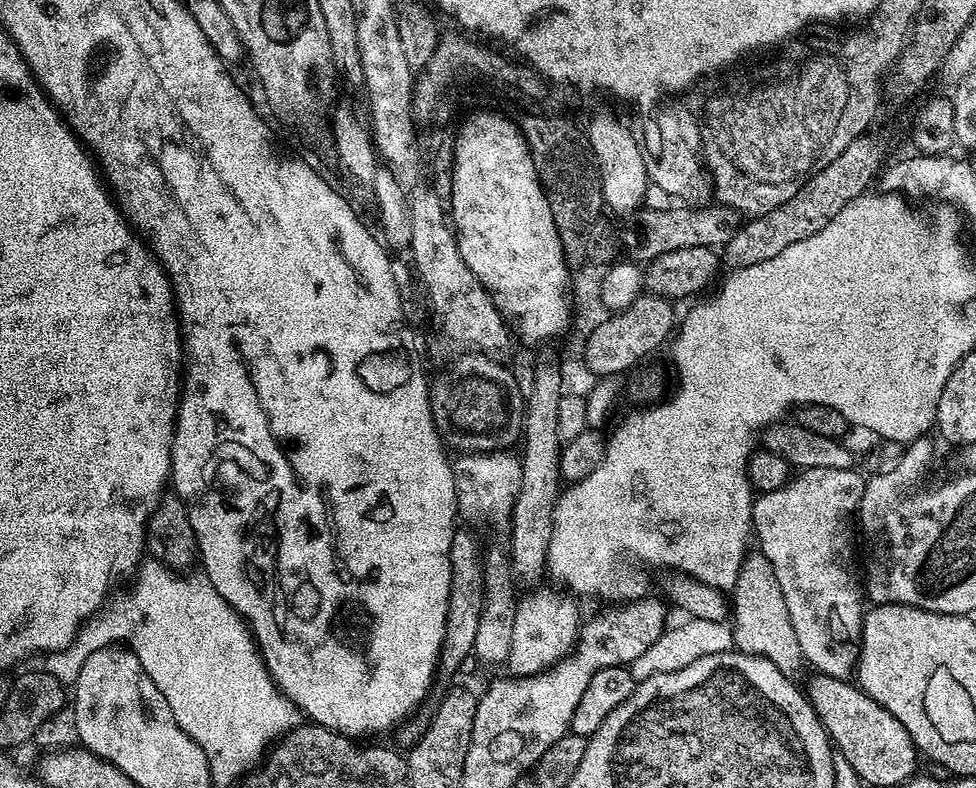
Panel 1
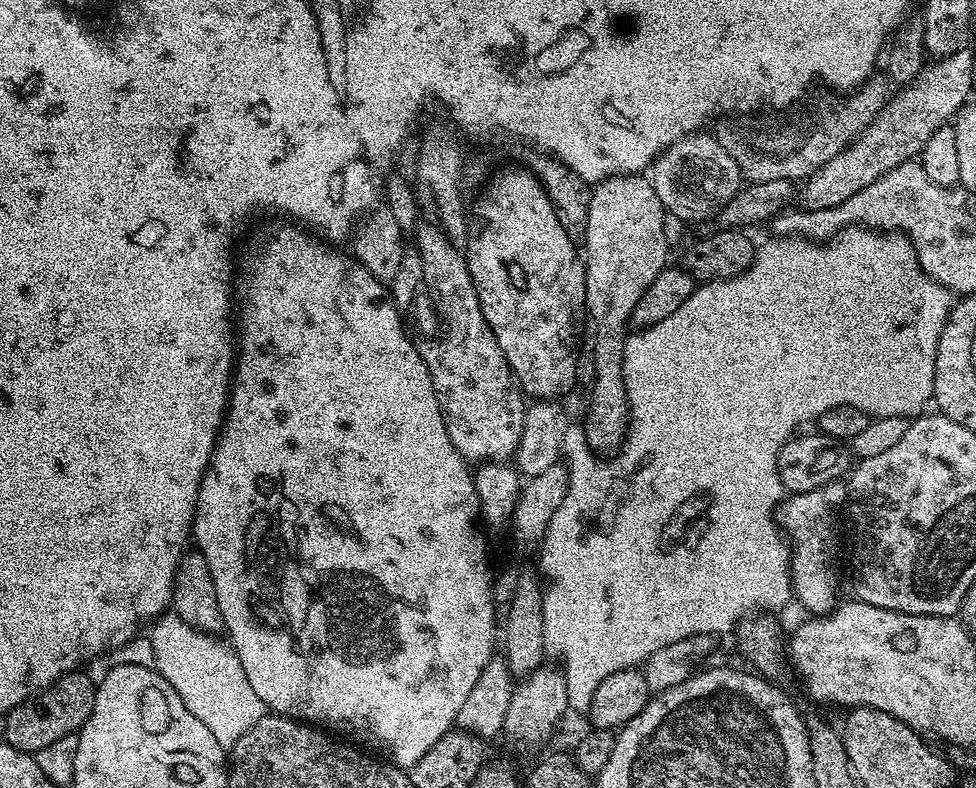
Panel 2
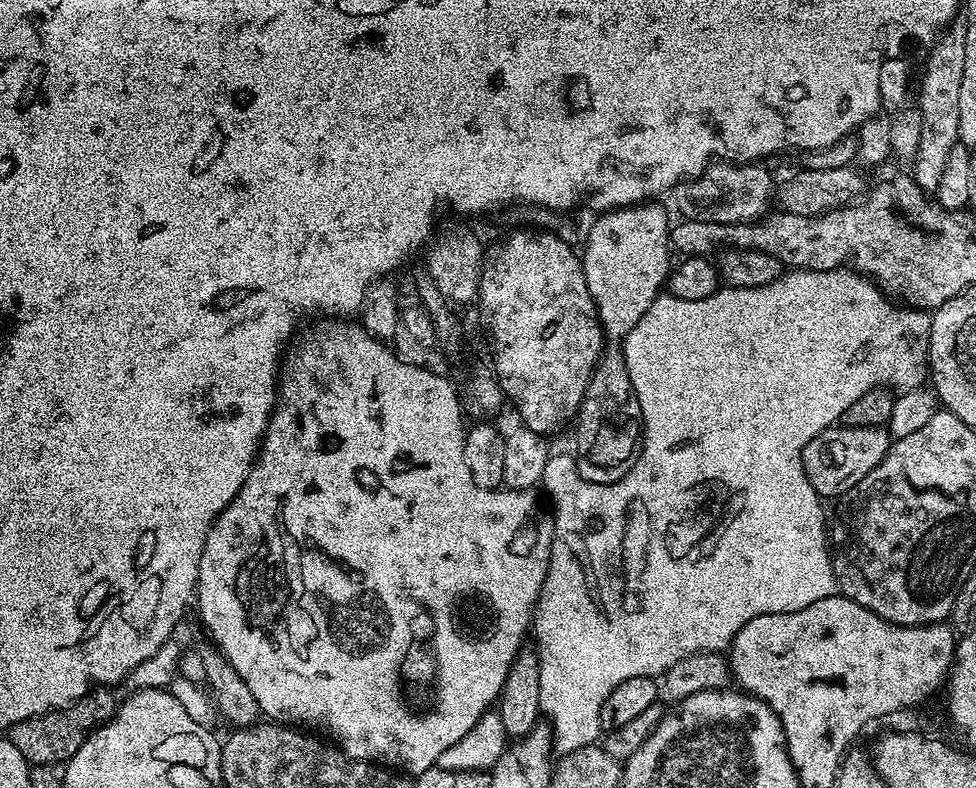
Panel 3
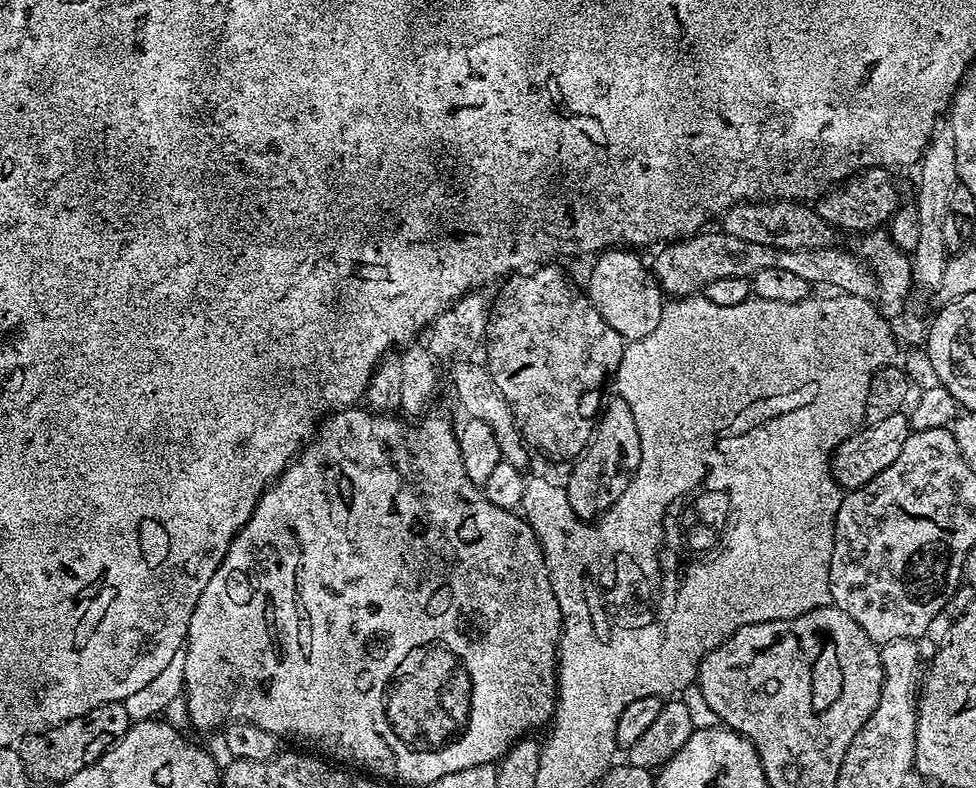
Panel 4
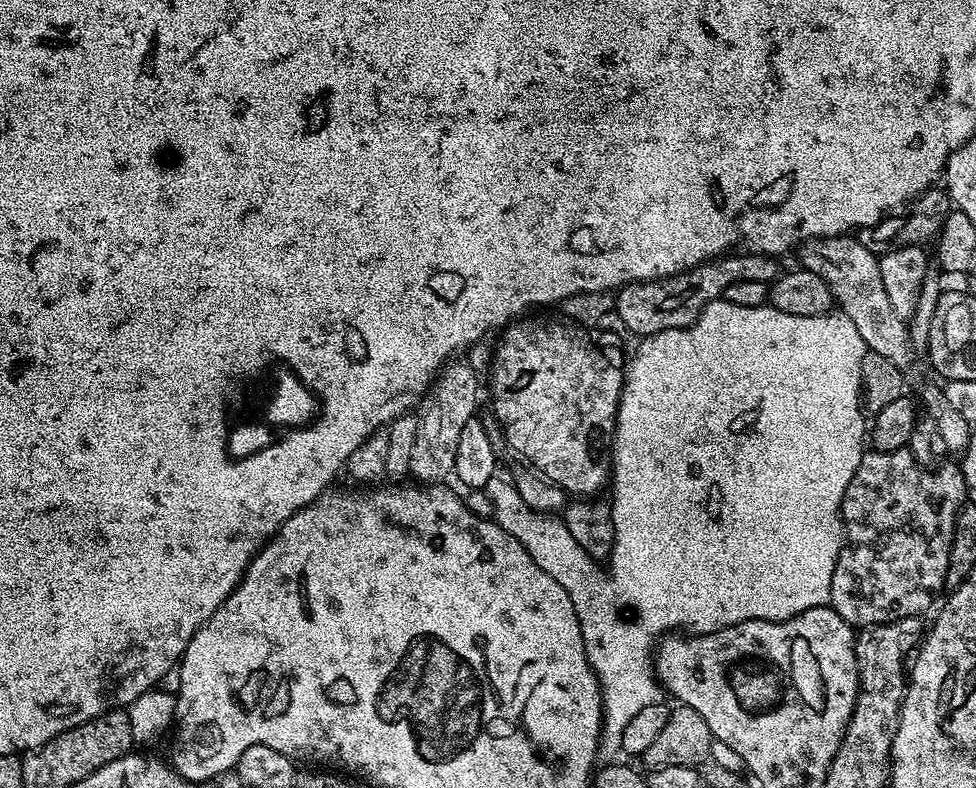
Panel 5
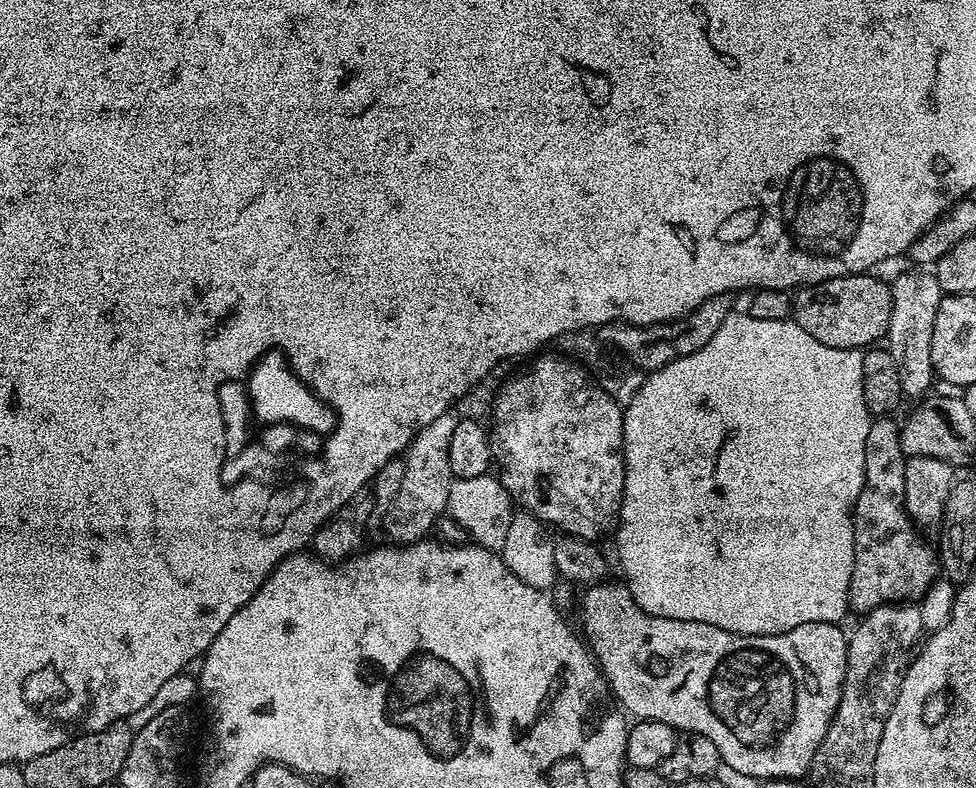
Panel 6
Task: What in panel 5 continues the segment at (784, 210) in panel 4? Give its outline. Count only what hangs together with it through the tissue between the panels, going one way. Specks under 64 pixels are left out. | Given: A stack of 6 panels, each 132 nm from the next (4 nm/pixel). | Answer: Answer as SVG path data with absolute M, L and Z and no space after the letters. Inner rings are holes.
M852 234L818 236L814 240L806 240L799 245L799 252L799 267L803 271L818 274L828 283L839 311L850 318L850 322L854 322L854 330L862 334L865 349L882 354L882 358L890 358L900 372L907 373L917 353L908 338L906 320L894 312L893 303L886 294L877 253L871 252Z

